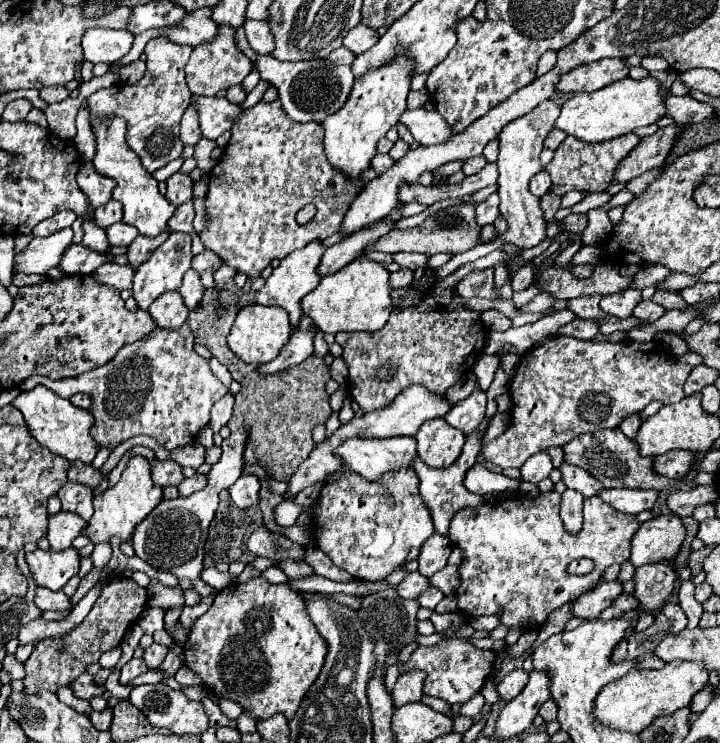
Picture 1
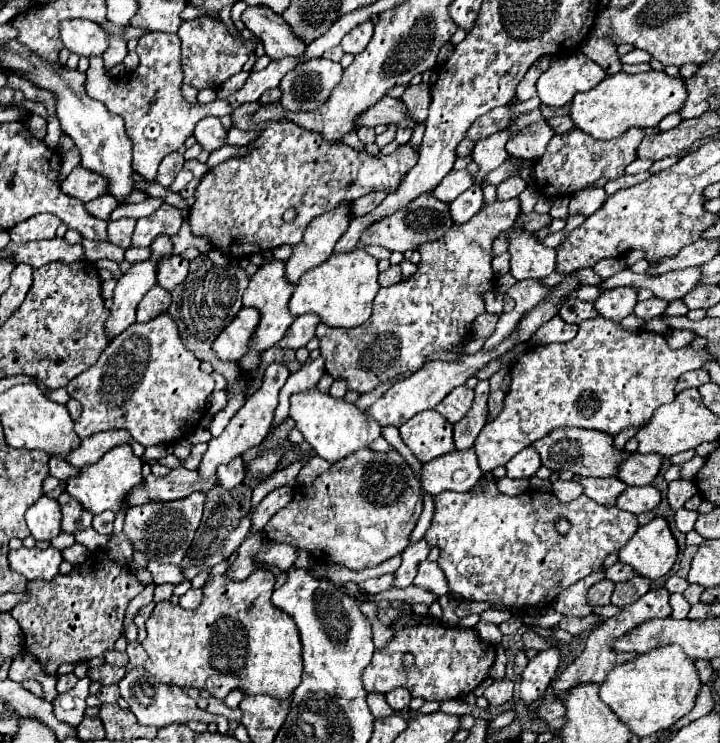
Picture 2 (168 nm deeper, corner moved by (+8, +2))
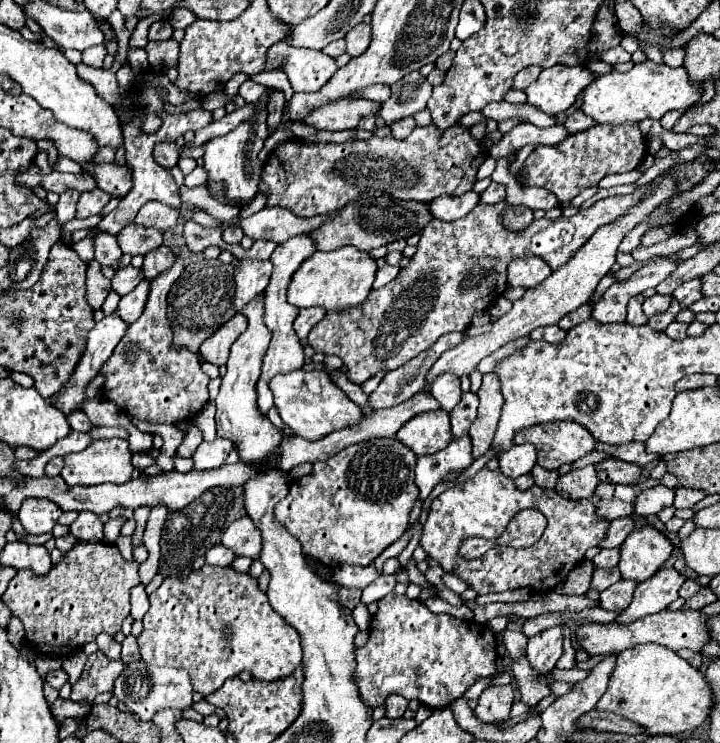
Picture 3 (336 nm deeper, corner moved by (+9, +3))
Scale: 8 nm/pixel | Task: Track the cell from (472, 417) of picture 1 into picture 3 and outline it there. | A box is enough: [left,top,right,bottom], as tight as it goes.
[431,375,461,411]

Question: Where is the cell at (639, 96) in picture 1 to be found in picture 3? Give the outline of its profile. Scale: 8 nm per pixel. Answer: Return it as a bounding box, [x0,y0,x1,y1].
[581,61,701,125]

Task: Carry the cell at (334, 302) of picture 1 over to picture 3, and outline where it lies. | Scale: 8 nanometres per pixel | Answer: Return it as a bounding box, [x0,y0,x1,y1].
[289,247,377,311]

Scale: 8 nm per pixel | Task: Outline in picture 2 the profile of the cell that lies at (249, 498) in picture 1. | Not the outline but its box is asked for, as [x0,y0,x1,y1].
[216,456,244,488]

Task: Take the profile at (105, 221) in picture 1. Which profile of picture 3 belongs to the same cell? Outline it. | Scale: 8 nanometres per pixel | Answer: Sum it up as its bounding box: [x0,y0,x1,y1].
[75,189,111,219]

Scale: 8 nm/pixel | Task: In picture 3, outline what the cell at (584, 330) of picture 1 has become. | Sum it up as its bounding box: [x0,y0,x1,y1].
[529,325,567,343]

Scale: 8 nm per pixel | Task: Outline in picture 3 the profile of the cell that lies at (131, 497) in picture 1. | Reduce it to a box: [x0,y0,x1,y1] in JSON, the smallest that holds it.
[61,439,133,487]

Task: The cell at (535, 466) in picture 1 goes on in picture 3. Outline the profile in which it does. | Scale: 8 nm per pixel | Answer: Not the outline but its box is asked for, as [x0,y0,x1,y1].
[499,445,537,479]

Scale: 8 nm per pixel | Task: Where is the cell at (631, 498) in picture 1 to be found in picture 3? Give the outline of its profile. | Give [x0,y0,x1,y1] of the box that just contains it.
[635,485,675,517]

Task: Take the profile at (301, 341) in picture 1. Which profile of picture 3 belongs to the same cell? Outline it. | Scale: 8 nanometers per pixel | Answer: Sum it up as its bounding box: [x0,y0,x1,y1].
[293,307,327,339]

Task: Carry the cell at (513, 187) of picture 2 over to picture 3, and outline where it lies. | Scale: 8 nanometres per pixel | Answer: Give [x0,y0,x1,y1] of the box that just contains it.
[481,183,505,205]

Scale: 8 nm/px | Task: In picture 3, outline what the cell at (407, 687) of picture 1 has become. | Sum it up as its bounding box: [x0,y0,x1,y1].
[385,695,409,719]

